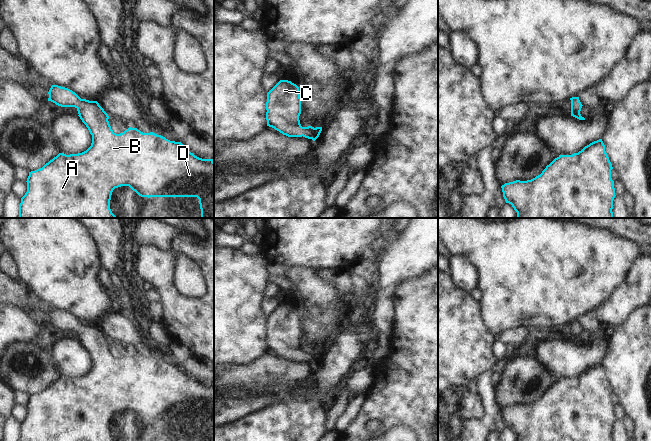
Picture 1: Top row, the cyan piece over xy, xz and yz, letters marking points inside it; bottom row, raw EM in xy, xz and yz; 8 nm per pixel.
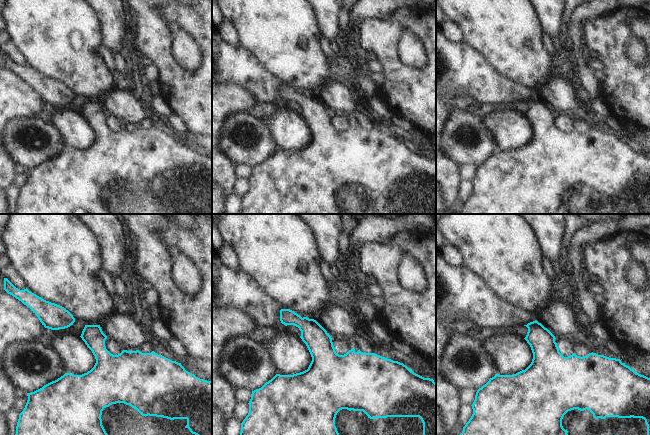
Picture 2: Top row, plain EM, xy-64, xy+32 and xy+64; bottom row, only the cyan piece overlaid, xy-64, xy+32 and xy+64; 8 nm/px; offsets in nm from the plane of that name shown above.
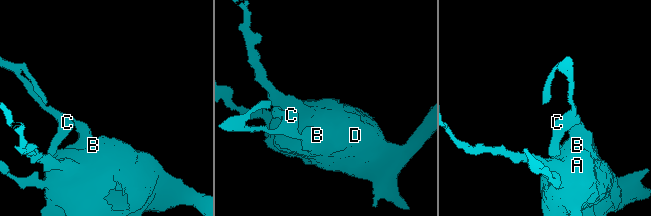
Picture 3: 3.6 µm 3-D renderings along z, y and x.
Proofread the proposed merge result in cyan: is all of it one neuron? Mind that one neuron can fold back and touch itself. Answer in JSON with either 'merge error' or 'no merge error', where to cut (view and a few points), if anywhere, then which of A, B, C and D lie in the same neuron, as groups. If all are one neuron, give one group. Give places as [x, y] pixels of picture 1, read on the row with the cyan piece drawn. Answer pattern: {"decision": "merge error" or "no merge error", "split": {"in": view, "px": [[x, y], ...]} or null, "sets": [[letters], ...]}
{"decision": "no merge error", "split": null, "sets": [["A", "B", "C", "D"]]}

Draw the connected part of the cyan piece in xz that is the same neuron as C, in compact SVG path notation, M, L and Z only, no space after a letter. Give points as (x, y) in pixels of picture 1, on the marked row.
M280 80L268 93L266 102L267 126L288 137L305 137L315 141L322 127L302 127L299 87L288 80Z

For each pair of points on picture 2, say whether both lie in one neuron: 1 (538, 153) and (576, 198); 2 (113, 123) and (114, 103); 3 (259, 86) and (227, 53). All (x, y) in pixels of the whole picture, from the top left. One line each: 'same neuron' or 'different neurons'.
1: same neuron
2: different neurons
3: same neuron

